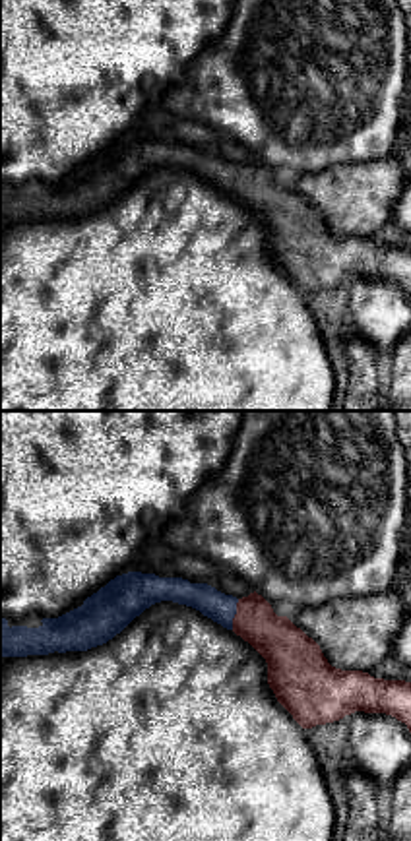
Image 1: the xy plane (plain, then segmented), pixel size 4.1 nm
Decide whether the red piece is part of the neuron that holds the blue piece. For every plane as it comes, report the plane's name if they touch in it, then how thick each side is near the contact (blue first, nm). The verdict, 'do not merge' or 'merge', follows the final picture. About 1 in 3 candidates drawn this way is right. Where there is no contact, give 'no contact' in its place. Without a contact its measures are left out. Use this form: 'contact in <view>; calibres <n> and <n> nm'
contact in xy; calibres 120 and 200 nm

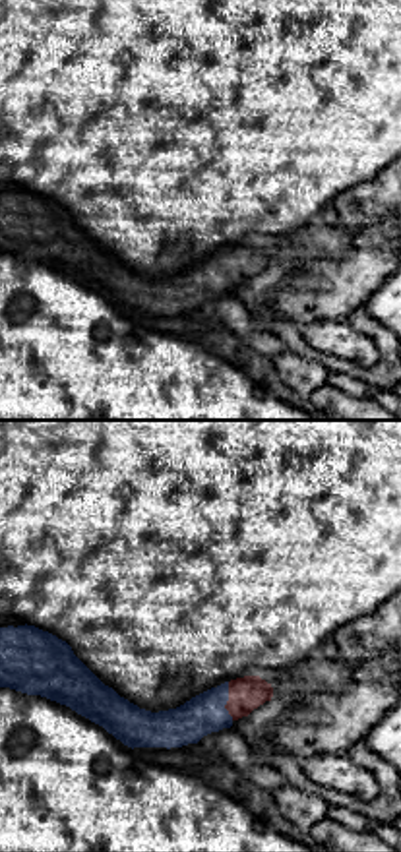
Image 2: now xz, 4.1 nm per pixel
contact in xz; calibres 170 and 140 nm

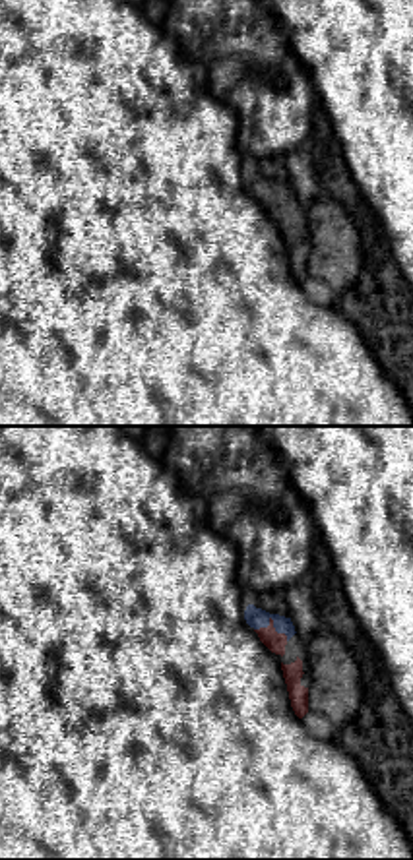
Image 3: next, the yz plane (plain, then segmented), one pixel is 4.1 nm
contact in yz; calibres 90 and 80 nm

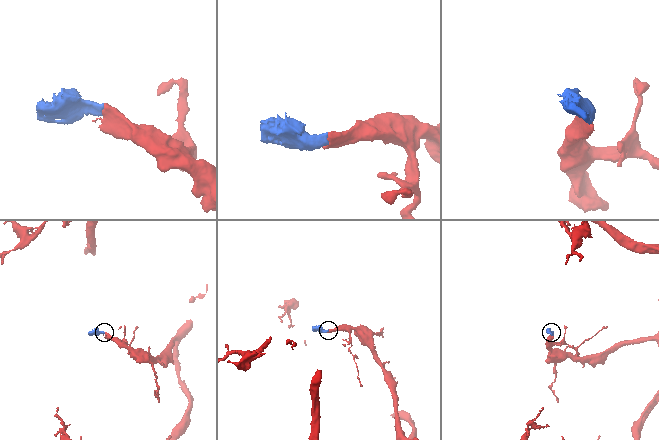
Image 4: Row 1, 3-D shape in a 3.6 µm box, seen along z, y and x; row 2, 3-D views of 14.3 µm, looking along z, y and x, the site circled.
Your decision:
merge

